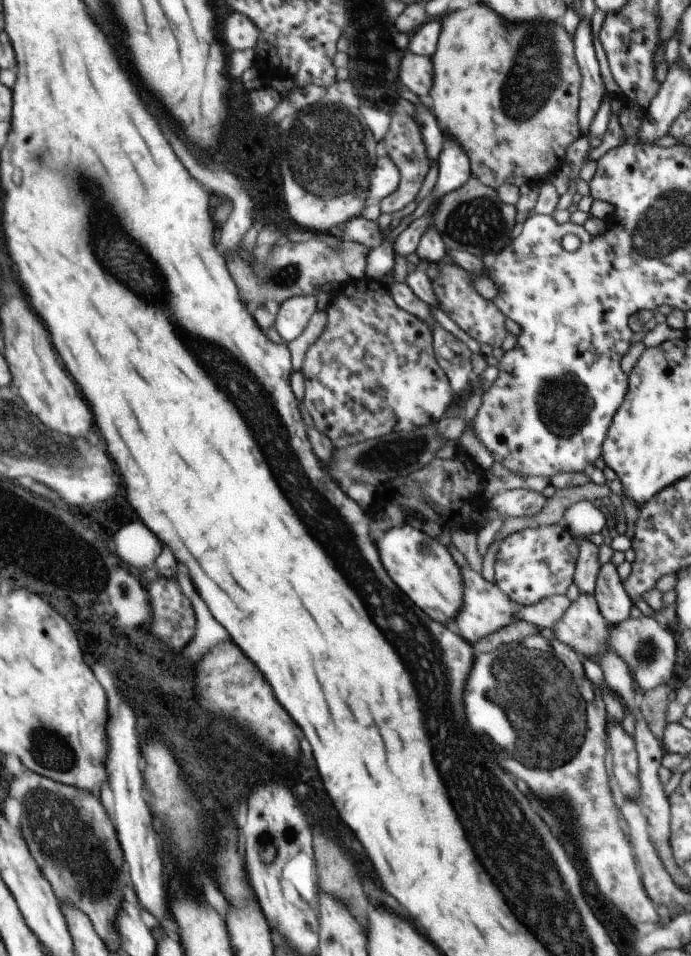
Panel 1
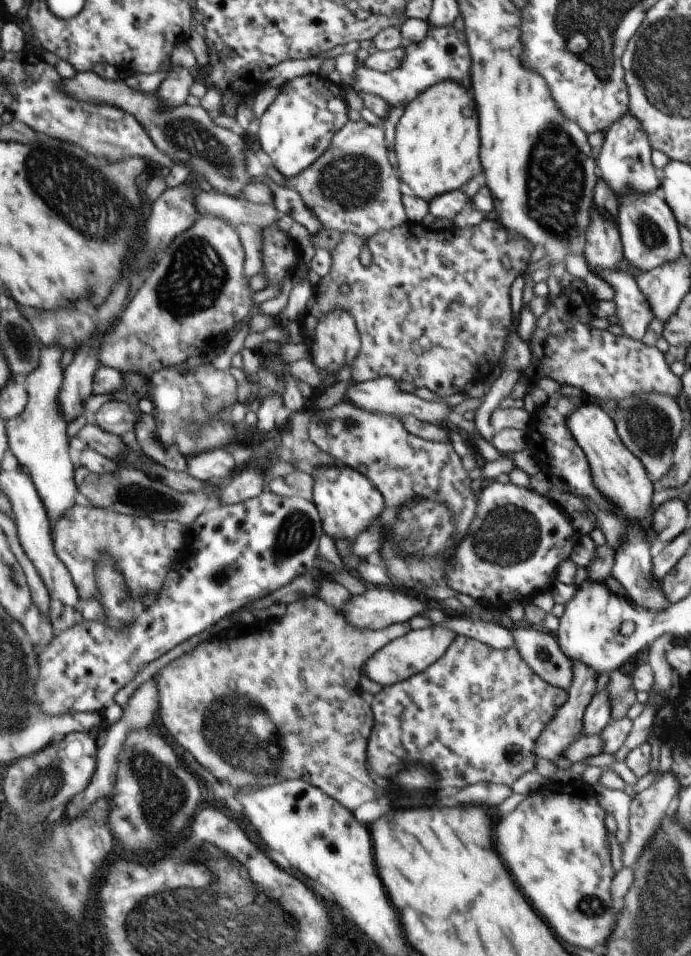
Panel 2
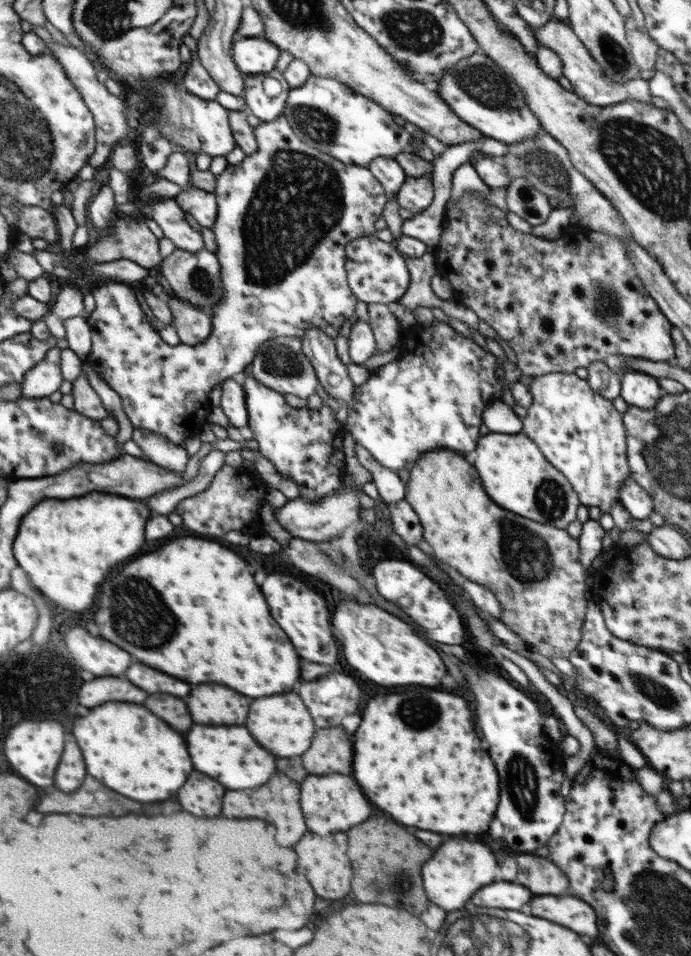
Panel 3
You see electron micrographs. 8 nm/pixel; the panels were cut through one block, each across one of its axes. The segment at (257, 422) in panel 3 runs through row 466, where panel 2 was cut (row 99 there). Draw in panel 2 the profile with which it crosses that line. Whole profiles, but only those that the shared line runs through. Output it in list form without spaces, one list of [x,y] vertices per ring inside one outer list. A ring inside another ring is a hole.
[[[320,74],[288,80],[279,88],[274,102],[256,124],[258,144],[271,158],[280,174],[293,178],[306,170],[330,146],[332,138],[349,122],[346,91]]]

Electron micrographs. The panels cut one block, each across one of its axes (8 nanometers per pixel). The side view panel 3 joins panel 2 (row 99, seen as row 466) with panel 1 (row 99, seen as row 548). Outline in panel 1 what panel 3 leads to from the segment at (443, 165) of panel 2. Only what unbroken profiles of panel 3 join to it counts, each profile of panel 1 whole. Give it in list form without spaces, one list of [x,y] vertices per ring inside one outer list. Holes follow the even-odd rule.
[[[474,2],[468,8],[449,11],[443,16],[441,23],[440,38],[437,42],[436,52],[432,62],[434,64],[434,88],[429,92],[430,105],[434,116],[438,116],[438,122],[446,126],[446,130],[454,136],[462,148],[466,150],[470,164],[471,174],[480,179],[482,184],[487,184],[497,189],[504,183],[510,183],[514,186],[522,186],[536,177],[552,177],[553,174],[560,170],[566,163],[565,154],[567,148],[580,135],[581,130],[577,121],[577,110],[579,107],[579,90],[581,87],[581,72],[576,62],[575,48],[573,45],[573,37],[565,29],[565,26],[558,21],[526,21],[523,23],[509,23],[502,17],[496,16],[488,6],[484,6],[482,2]]]

